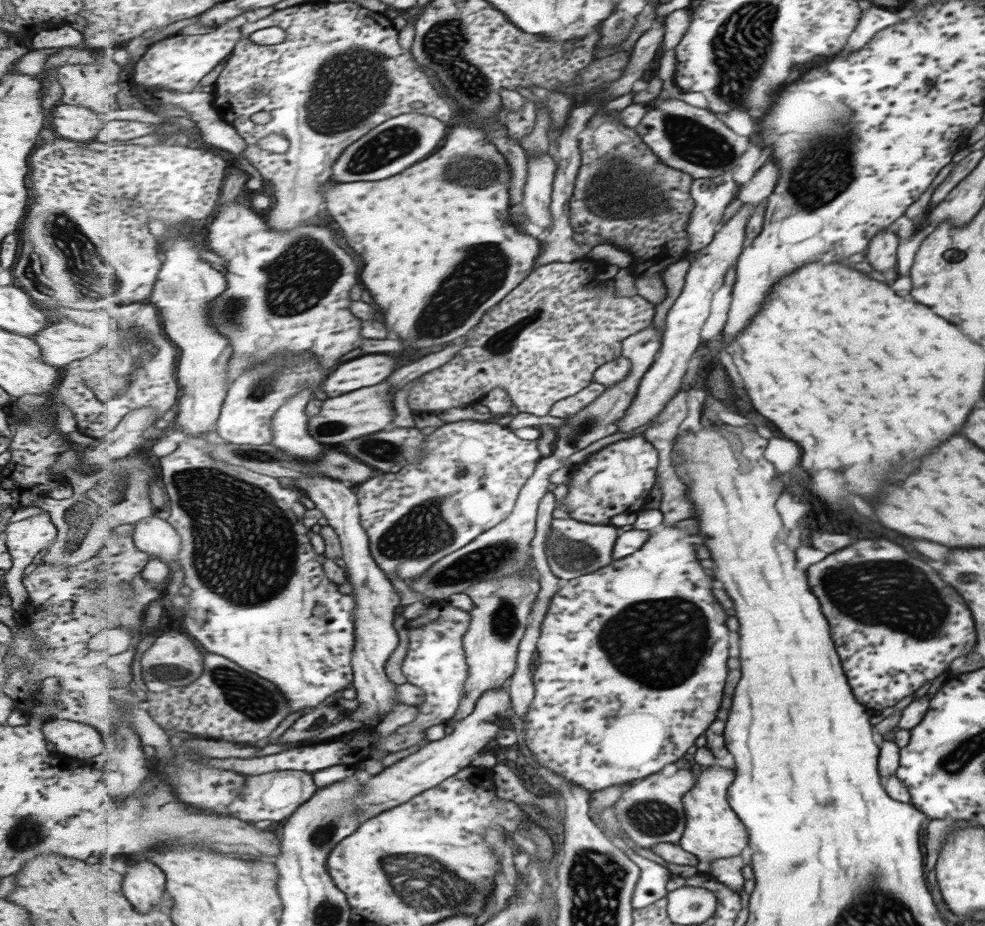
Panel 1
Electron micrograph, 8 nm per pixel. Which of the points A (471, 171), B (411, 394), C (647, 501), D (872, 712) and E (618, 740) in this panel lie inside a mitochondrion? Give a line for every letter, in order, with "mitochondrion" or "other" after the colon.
A: mitochondrion
B: other
C: other
D: other
E: other

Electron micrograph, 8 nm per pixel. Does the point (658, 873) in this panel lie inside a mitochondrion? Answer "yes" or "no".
no

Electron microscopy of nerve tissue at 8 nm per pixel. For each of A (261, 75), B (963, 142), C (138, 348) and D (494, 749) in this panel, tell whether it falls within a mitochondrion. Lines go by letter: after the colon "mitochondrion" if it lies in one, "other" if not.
A: other
B: other
C: mitochondrion
D: other

